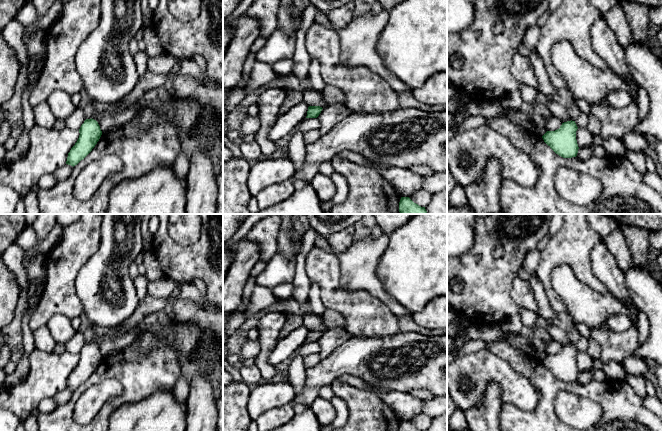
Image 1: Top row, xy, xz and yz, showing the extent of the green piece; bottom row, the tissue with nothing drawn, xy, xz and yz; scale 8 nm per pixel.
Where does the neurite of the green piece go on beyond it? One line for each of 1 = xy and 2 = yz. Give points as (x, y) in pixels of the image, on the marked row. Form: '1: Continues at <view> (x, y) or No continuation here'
1: No continuation here
2: No continuation here

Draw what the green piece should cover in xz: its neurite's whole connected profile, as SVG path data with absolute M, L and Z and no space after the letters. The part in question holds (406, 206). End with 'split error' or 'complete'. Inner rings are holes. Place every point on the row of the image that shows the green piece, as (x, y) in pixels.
M401 197L399 212L400 214L427 214L425 207L414 203L409 197Z; complete

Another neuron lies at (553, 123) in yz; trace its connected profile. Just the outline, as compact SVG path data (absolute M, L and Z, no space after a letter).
M552 115L546 121L545 127L546 127L547 131L555 131L560 128L562 123L563 122L559 118Z

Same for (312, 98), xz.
M309 89L301 92L302 101L306 102L308 106L326 107L328 104L324 101L321 93Z

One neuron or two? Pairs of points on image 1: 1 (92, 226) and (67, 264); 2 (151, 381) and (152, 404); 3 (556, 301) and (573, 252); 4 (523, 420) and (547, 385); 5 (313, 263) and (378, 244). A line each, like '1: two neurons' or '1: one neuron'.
1: one neuron
2: two neurons
3: one neuron
4: one neuron
5: two neurons

